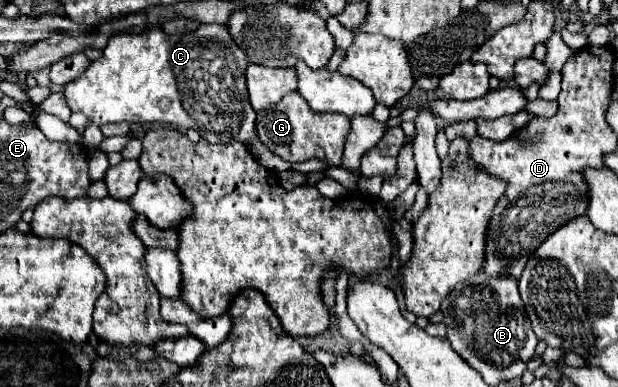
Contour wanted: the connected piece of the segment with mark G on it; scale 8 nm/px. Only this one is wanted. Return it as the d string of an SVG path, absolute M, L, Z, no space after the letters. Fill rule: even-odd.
M297 91L287 93L277 105L257 113L257 135L261 143L291 163L303 163L311 157L317 157L337 167L343 157L343 143L349 127L349 117L343 113L315 113Z

